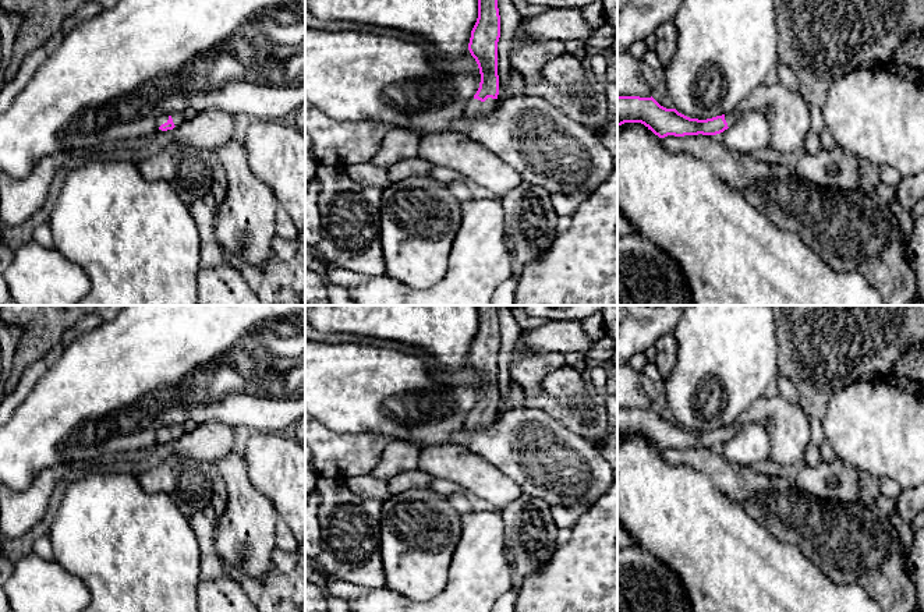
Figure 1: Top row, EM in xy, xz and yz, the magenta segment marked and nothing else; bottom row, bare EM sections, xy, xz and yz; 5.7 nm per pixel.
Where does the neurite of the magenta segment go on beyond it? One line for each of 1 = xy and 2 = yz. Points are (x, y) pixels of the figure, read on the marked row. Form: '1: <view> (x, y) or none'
1: xy (177, 117)
2: yz (788, 112)

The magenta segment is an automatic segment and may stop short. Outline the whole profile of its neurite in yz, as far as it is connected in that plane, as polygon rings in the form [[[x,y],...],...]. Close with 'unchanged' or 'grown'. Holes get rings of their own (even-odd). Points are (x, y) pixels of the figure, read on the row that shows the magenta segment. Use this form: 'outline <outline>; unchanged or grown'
outline [[[779,82],[757,86],[734,110],[707,120],[690,118],[676,109],[666,109],[652,96],[617,96],[617,125],[641,123],[659,138],[716,135],[750,110],[760,110],[768,117],[771,149],[789,153],[806,148],[806,137],[811,130],[810,103],[800,91],[793,92]]]; grown

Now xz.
outline [[[478,0],[478,18],[471,31],[468,50],[475,59],[481,82],[477,93],[468,100],[464,116],[474,118],[491,113],[499,95],[498,42],[500,15],[498,0]]]; grown

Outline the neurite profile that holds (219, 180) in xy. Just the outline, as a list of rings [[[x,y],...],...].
[[[216,162],[213,166],[210,192],[215,197],[217,206],[220,206],[227,194],[227,174],[219,162]]]

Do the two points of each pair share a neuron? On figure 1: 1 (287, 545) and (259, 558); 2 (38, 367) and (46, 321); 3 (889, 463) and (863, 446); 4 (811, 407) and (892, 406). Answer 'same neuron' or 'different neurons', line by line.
1: different neurons
2: different neurons
3: same neuron
4: different neurons

